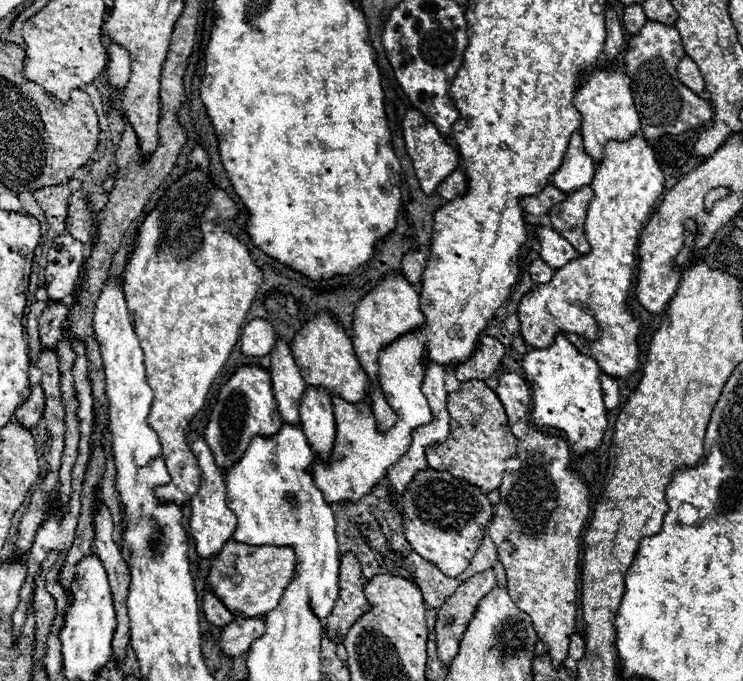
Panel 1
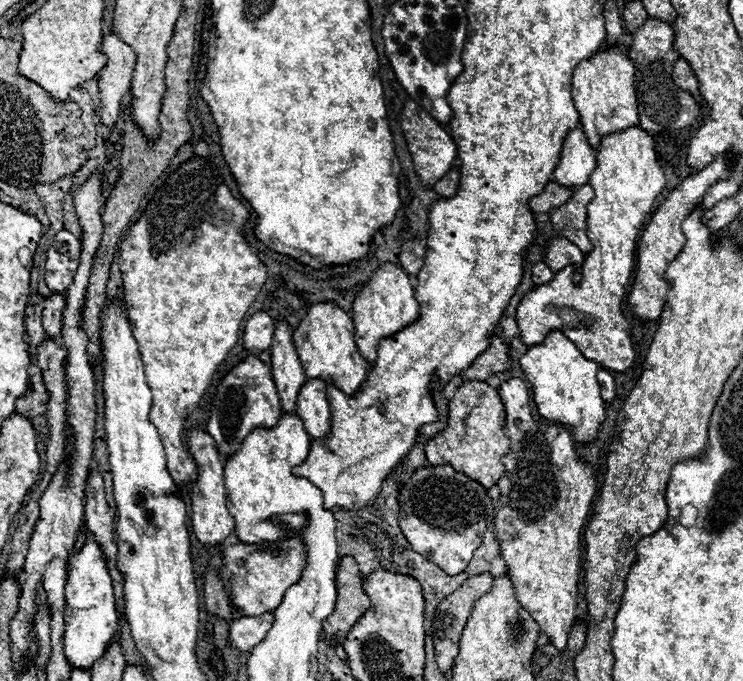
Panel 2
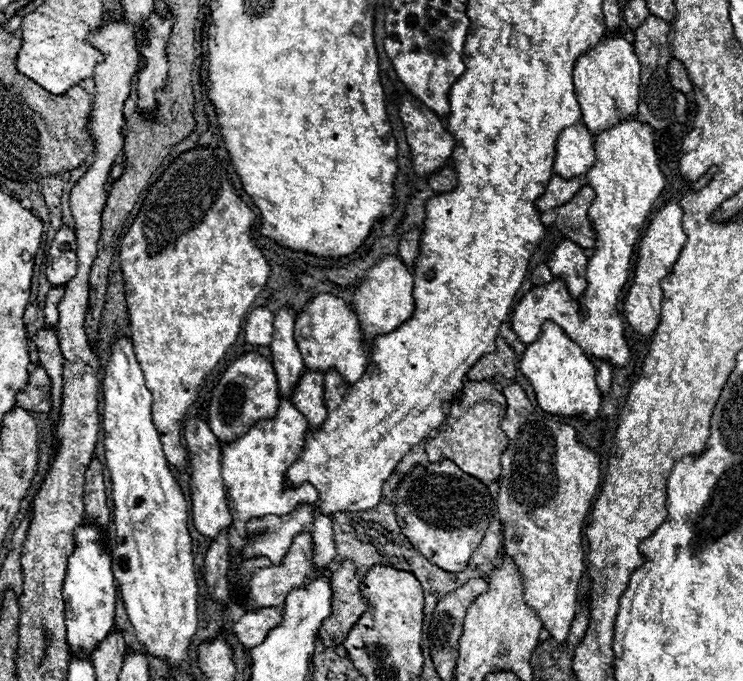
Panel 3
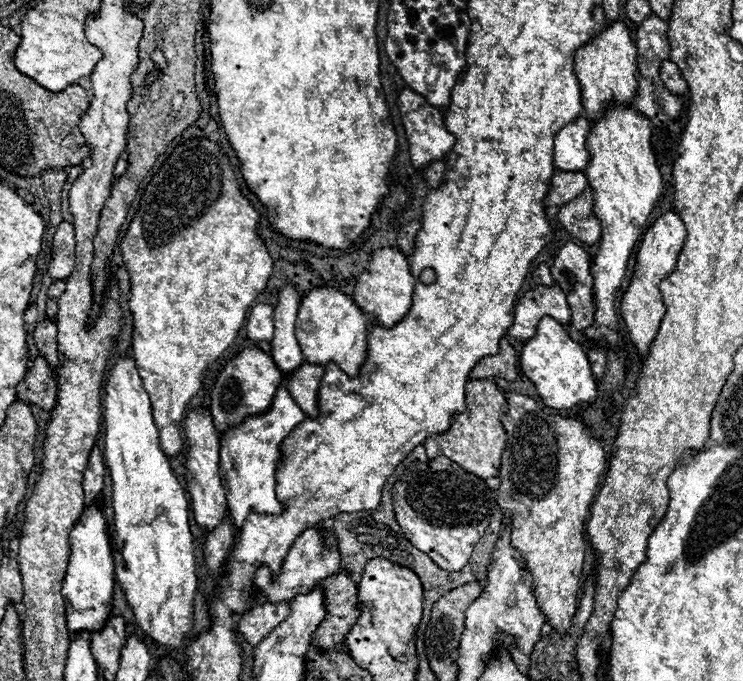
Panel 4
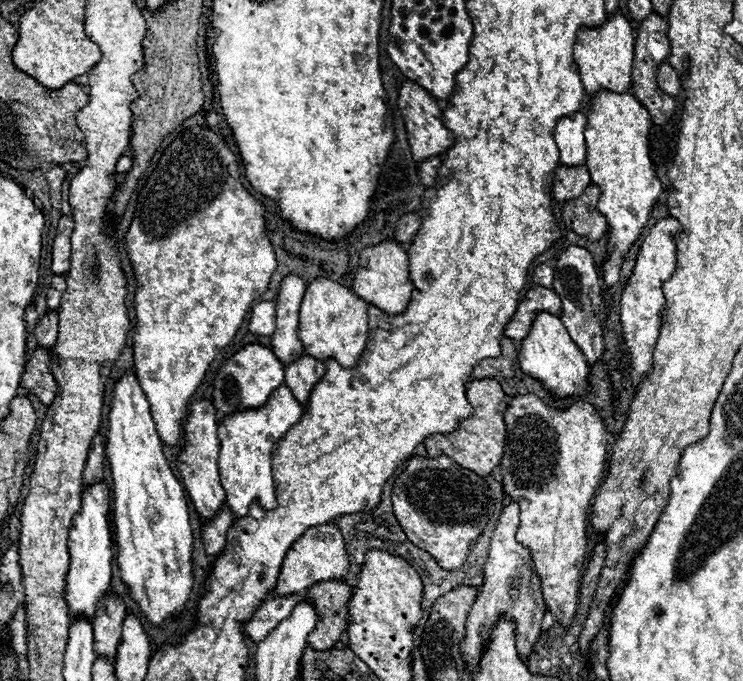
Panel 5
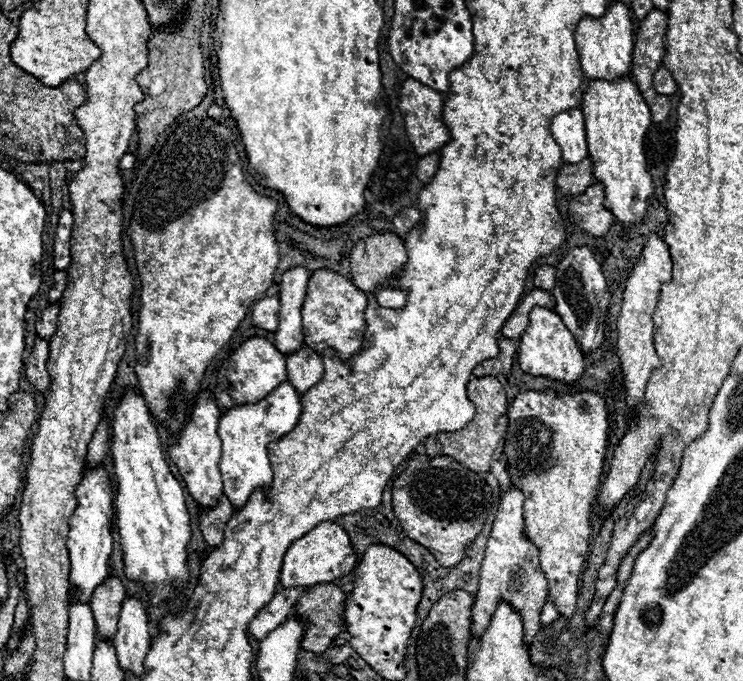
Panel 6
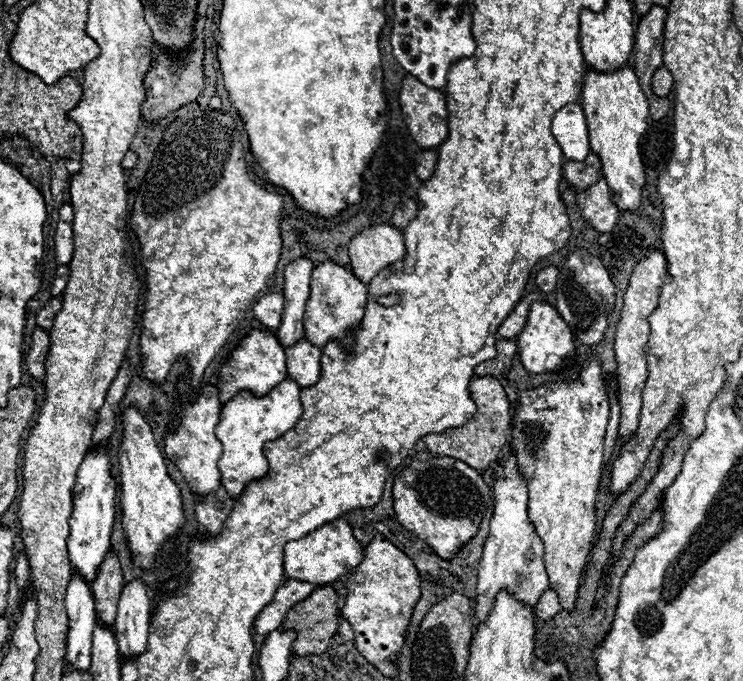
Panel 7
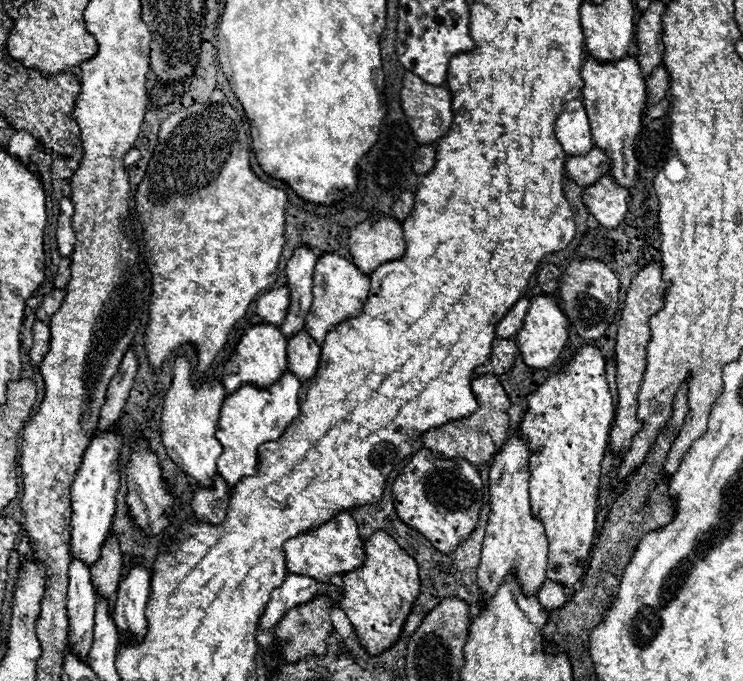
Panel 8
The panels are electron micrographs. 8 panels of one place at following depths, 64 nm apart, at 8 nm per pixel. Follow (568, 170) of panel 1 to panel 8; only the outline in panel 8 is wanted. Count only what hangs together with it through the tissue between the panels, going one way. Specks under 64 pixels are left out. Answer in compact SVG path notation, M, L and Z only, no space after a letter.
M580 98L564 104L564 108L554 124L554 134L560 140L560 144L568 156L586 154L594 146L590 120L588 120L586 108Z

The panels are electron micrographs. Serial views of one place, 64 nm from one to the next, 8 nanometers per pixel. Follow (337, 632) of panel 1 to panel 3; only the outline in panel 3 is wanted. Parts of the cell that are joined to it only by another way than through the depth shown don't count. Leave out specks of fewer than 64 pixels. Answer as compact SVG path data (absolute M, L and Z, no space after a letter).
M344 562L336 572L332 572L332 612L318 630L318 638L324 646L334 648L342 644L350 628L366 612L366 600L360 594L358 584L360 580L356 578L356 566L352 562Z

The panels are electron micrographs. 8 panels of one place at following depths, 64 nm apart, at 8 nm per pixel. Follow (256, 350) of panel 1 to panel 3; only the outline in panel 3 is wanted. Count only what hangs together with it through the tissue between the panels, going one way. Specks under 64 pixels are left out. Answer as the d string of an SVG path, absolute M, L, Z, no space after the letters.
M260 306L256 310L250 312L244 332L246 332L246 342L254 344L254 346L268 346L272 342L272 332L274 332L274 314Z

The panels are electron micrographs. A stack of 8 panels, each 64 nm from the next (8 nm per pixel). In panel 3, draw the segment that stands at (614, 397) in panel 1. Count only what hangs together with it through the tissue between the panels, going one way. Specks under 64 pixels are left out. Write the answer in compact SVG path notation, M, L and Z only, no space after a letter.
M592 358L592 364L596 368L596 382L598 382L598 388L602 392L608 392L610 390L610 378L612 378L612 368L606 360L600 360L600 358Z

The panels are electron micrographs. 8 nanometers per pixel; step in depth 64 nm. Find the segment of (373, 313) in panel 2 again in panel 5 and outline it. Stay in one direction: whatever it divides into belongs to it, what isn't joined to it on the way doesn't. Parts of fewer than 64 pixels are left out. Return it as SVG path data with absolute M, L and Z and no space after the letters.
M378 242L372 246L364 246L358 254L358 268L354 272L352 288L358 296L362 296L368 304L378 306L382 312L400 314L406 310L410 302L410 280L408 280L408 256L398 242Z

